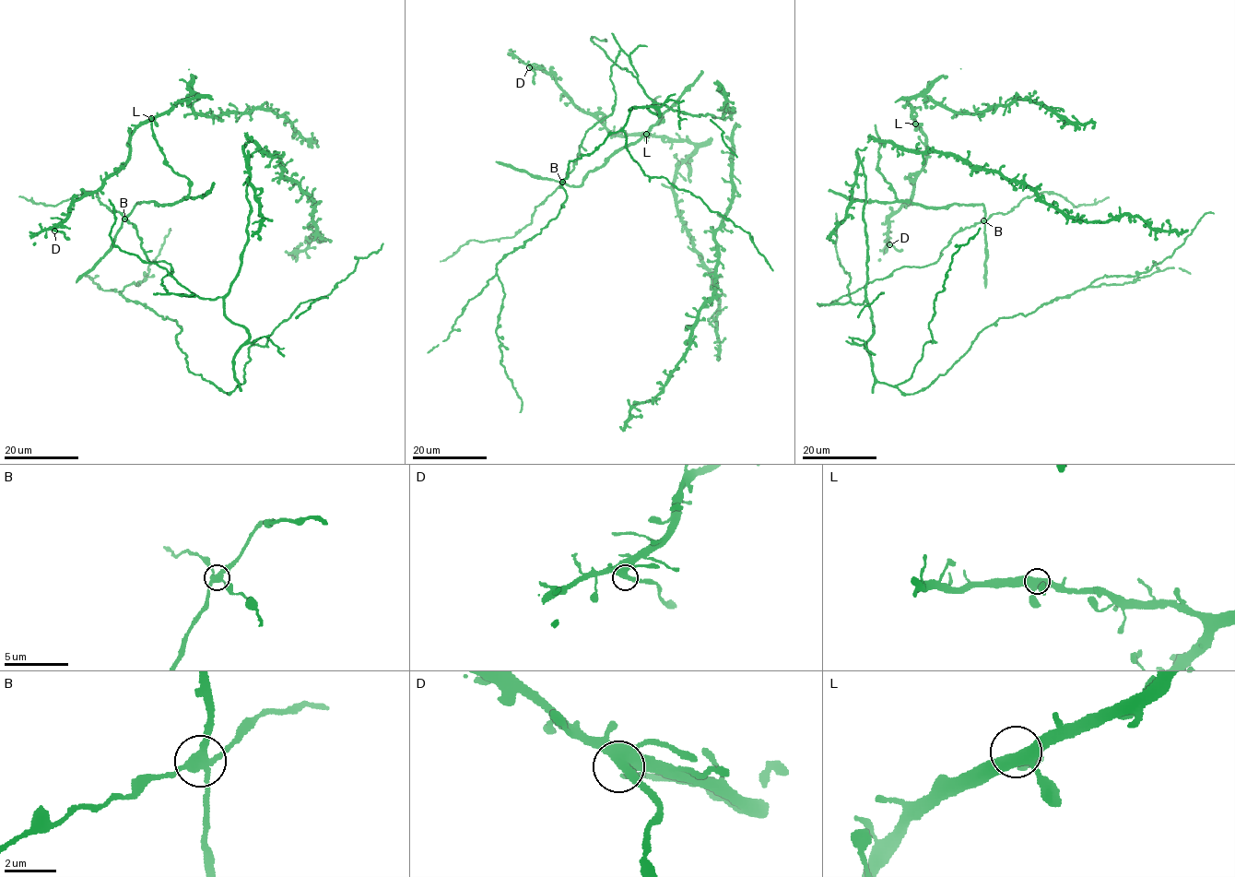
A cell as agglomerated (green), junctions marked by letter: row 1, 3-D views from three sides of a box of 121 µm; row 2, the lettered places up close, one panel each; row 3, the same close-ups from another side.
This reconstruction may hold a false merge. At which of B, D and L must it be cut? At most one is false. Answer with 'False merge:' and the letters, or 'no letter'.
False merge: B

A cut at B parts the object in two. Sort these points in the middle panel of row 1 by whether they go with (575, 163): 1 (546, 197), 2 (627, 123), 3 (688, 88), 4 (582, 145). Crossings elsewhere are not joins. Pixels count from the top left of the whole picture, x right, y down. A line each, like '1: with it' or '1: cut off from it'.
1: with it
2: with it
3: cut off from it
4: with it

